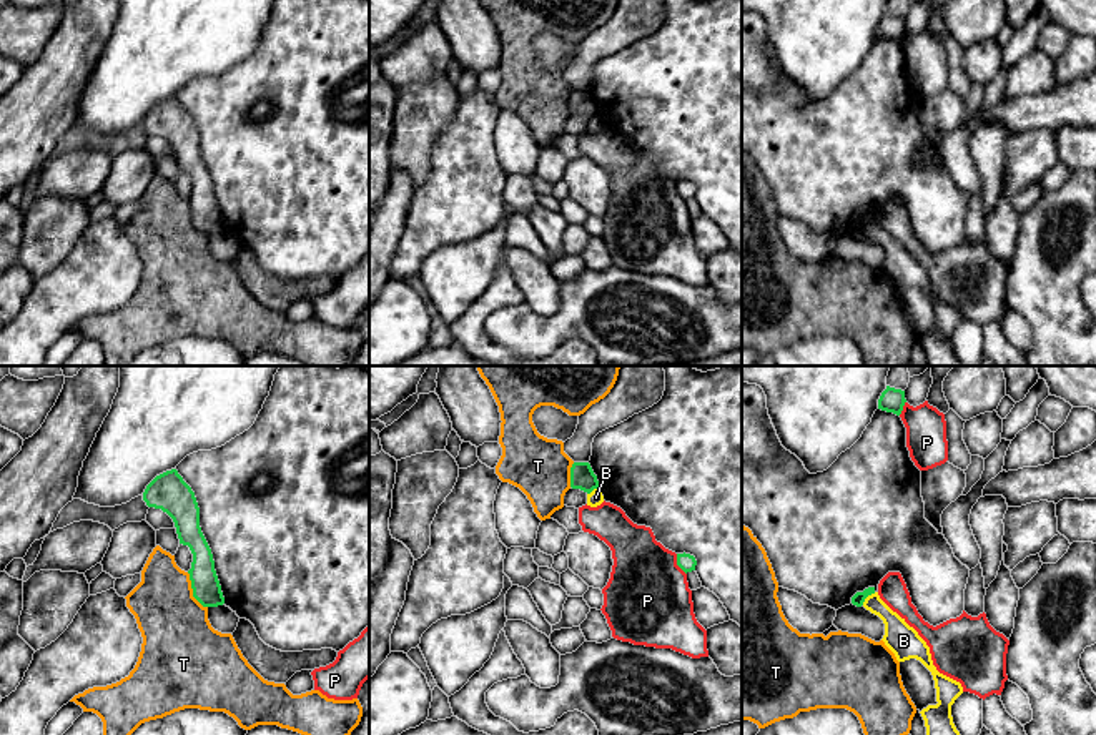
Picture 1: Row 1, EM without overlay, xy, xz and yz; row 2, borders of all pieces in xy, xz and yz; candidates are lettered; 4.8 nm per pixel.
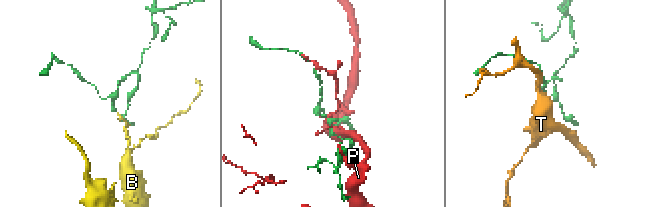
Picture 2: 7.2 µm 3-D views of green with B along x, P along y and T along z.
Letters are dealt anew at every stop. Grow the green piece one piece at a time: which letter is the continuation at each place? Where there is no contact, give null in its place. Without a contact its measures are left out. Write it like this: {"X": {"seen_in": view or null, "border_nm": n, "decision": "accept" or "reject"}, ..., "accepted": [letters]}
{"B": {"seen_in": "yz", "border_nm": 90, "decision": "reject"}, "P": {"seen_in": "xz", "border_nm": 120, "decision": "reject"}, "T": {"seen_in": "xy", "border_nm": 200, "decision": "reject"}, "accepted": []}

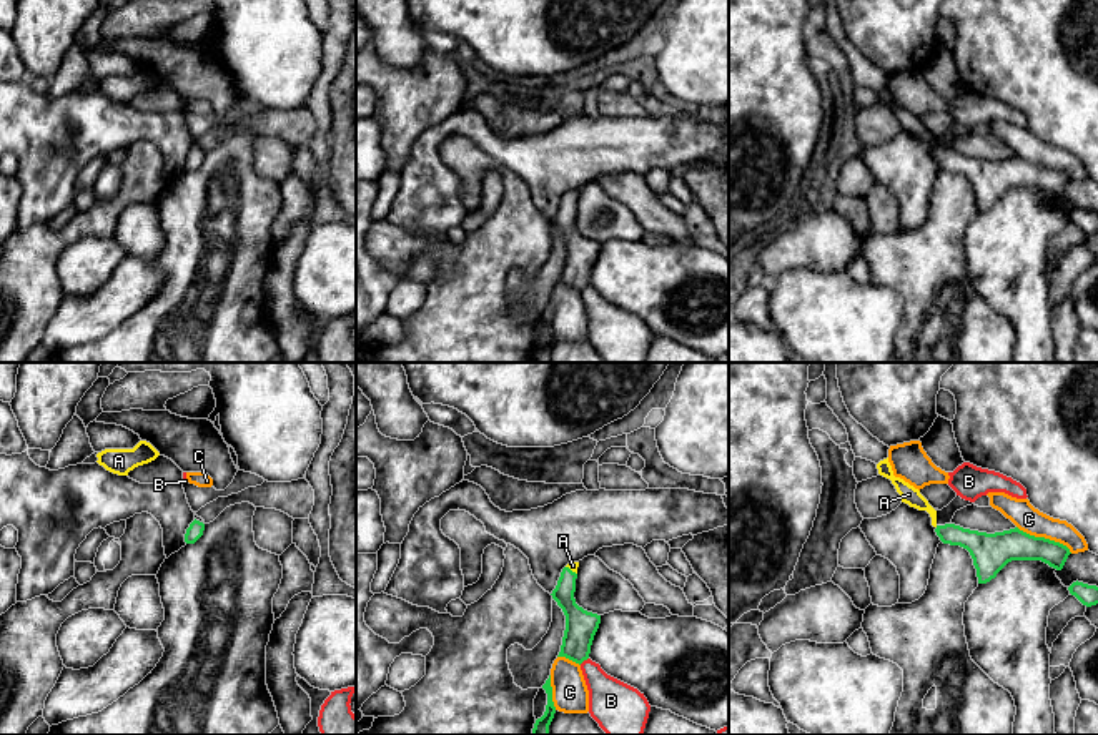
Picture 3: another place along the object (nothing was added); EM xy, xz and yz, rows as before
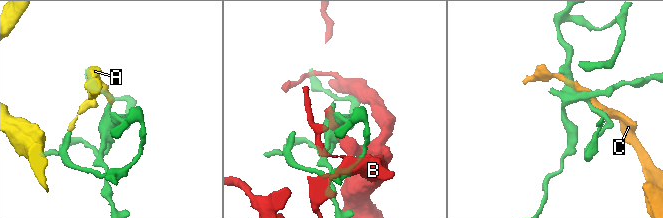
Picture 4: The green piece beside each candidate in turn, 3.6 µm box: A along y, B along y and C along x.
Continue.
{"A": {"seen_in": "xz", "border_nm": 70, "decision": "accept"}, "B": {"seen_in": "xz", "border_nm": 60, "decision": "reject"}, "C": {"seen_in": "yz", "border_nm": 300, "decision": "reject"}, "accepted": ["A"]}

